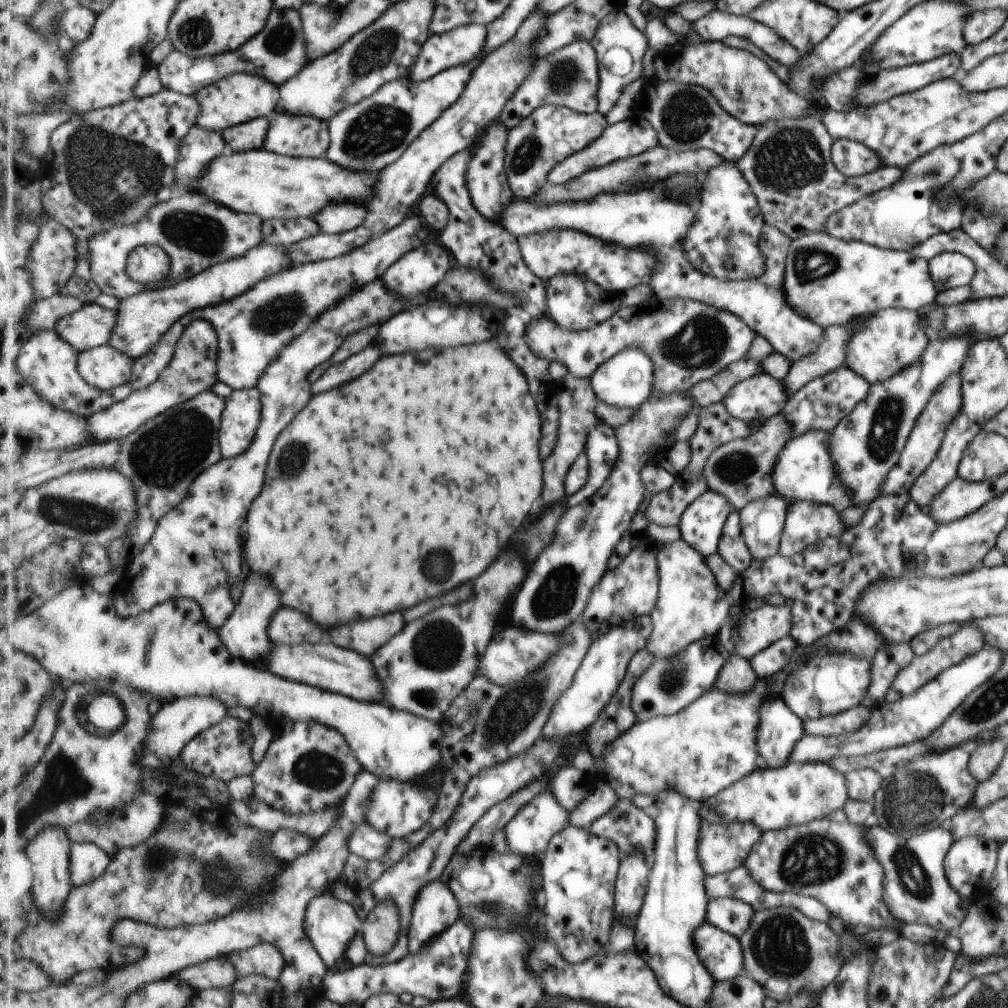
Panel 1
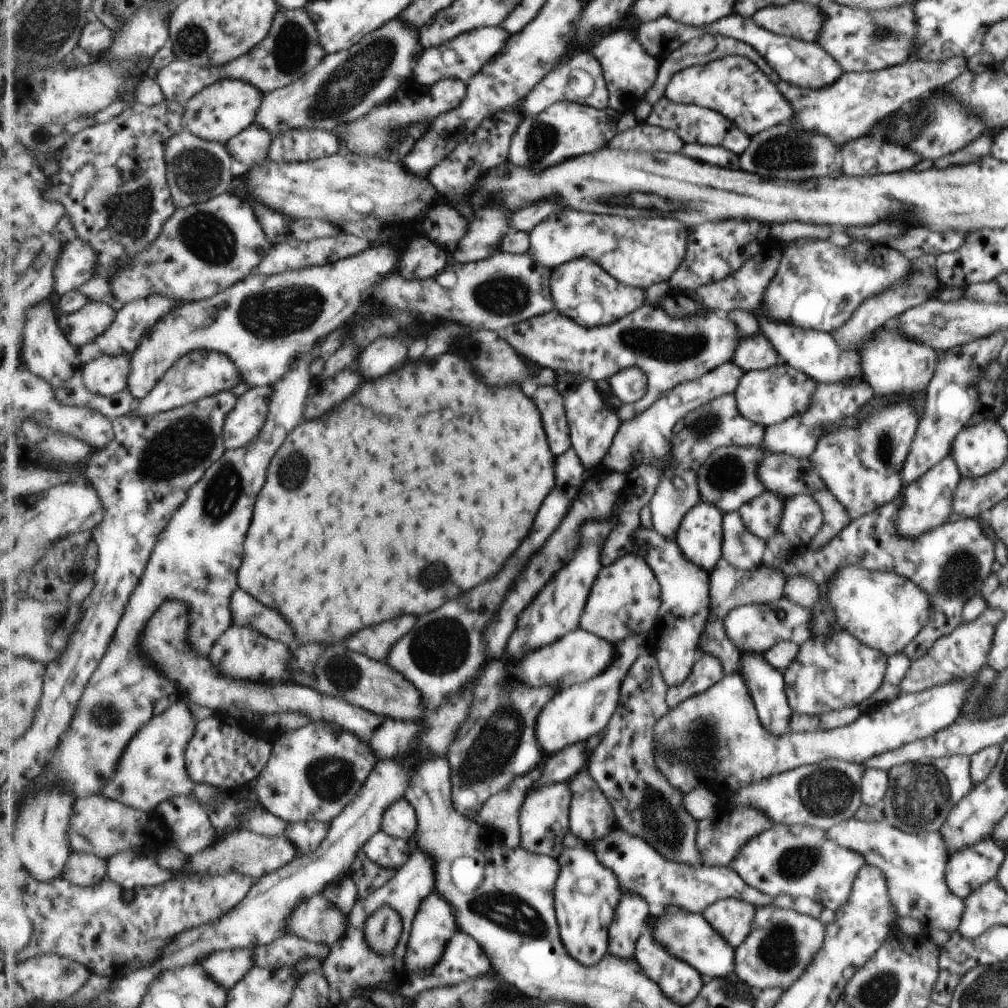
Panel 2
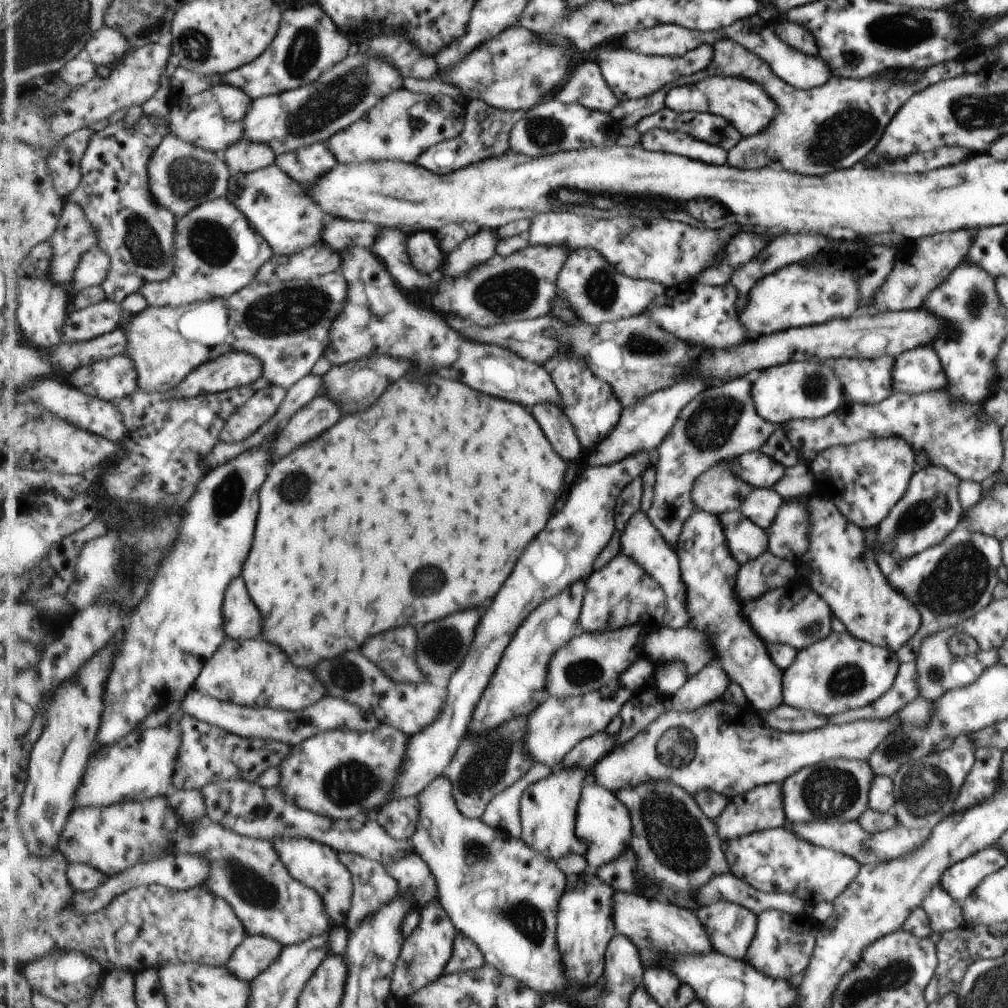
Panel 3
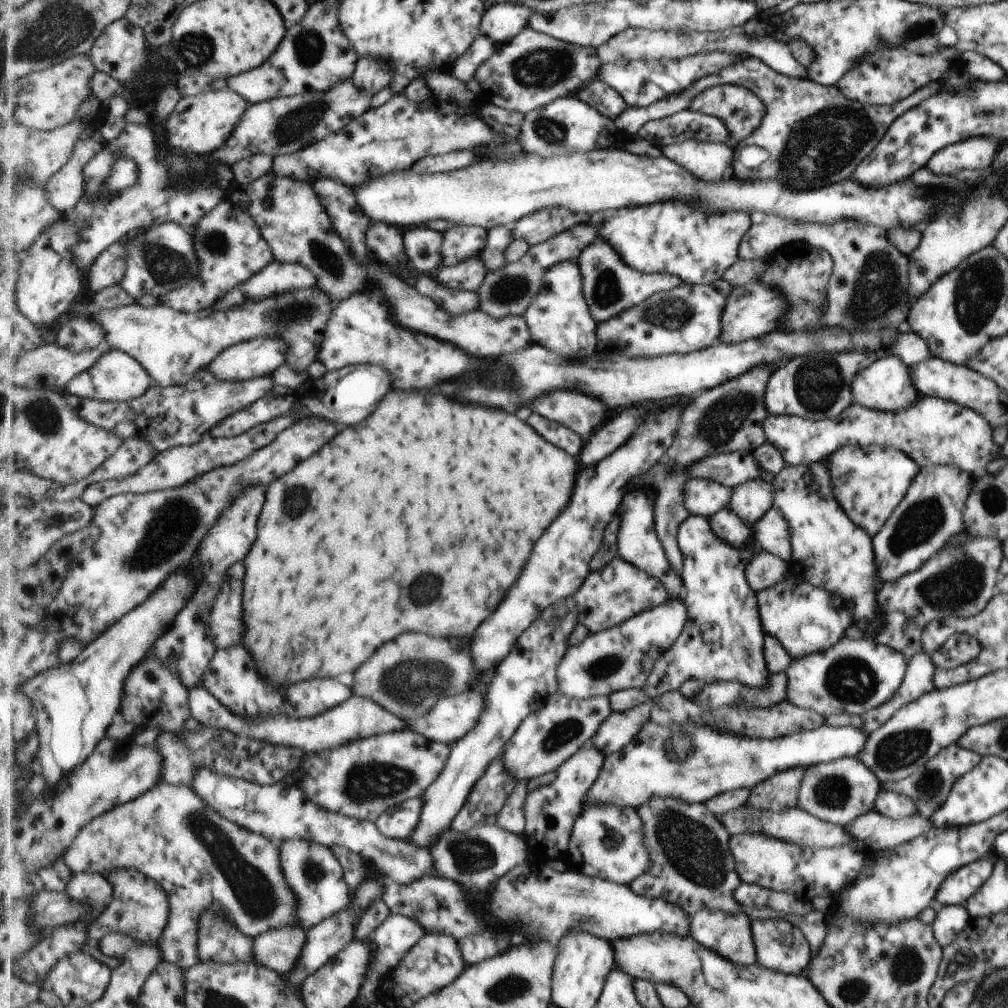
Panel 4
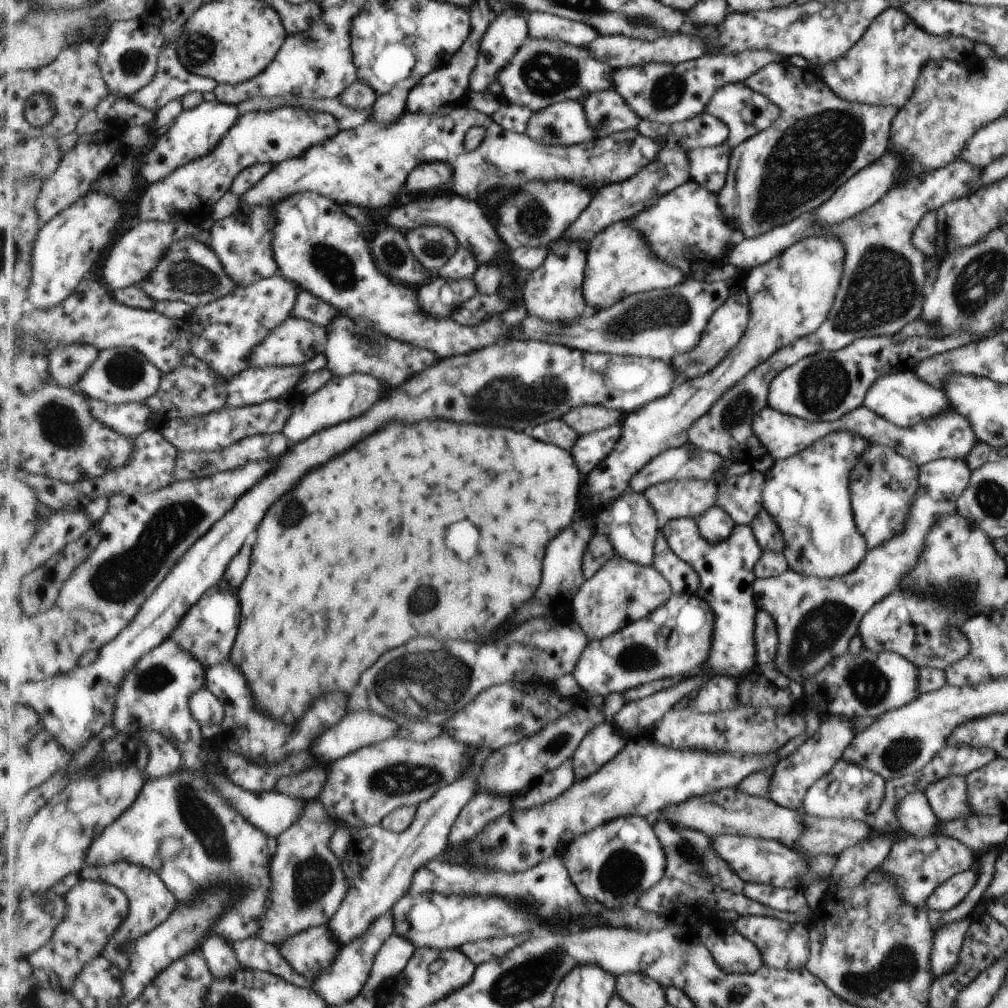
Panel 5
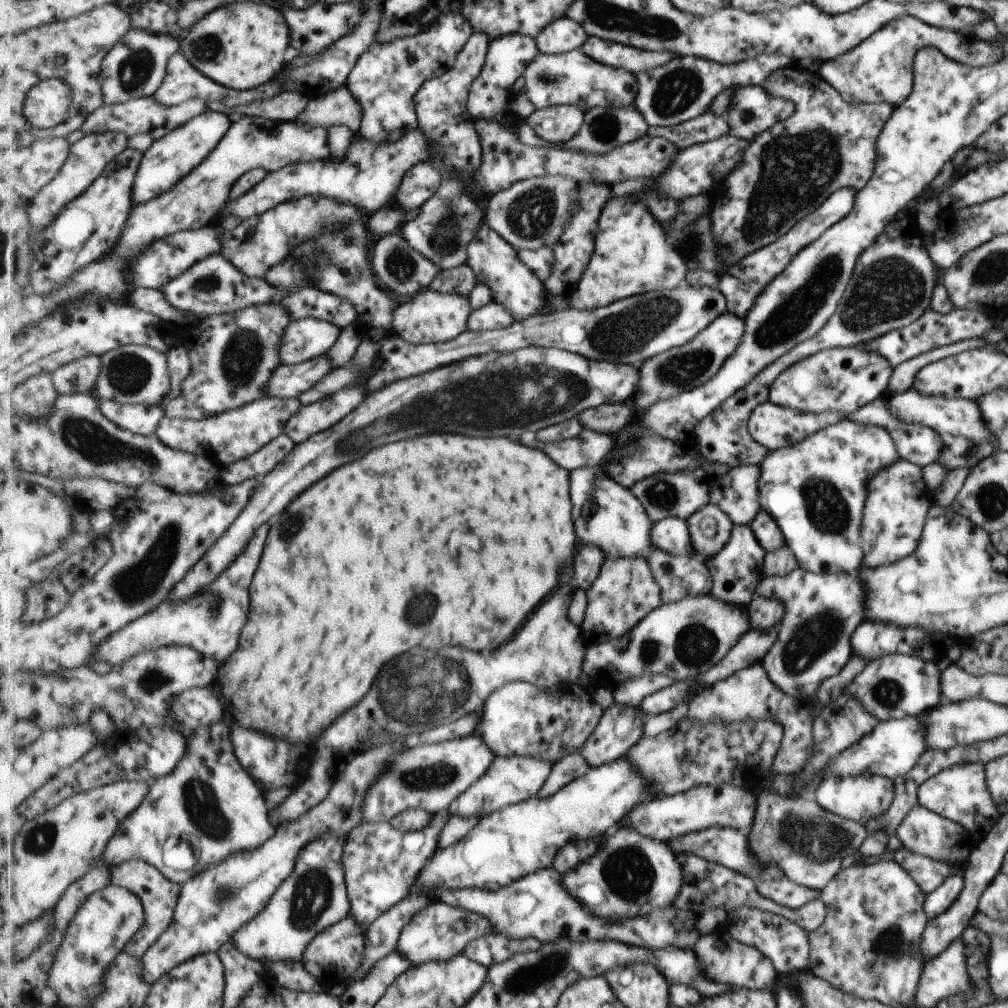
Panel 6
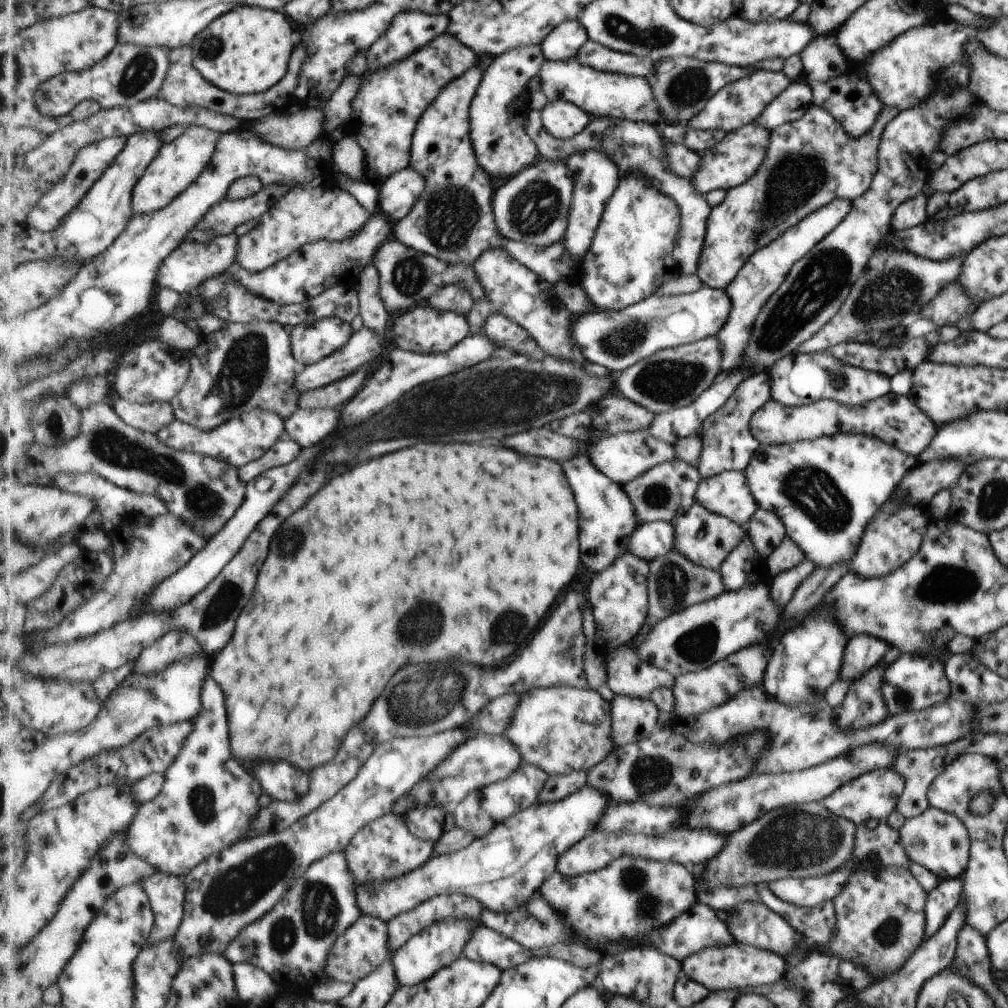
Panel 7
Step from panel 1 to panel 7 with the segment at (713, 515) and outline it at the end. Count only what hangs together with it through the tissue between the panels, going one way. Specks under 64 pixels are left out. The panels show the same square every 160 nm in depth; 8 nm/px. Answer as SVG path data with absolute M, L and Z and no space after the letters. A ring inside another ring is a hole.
M670 521L640 523L630 536L627 552L652 561L673 550L675 528ZM746 534L718 568L725 591L739 590L770 580L766 560L759 556Z

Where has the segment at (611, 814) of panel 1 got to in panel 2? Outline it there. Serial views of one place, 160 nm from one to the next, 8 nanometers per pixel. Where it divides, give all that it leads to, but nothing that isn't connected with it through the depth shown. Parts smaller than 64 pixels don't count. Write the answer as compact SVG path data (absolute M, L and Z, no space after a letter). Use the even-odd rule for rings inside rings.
M617 824L605 839L594 843L593 850L603 864L617 872L622 892L635 892L635 895L643 896L655 916L661 916L667 906L700 913L707 905L711 906L721 899L737 899L757 904L758 907L771 905L773 900L769 895L749 886L735 870L727 866L693 866L665 860L648 841Z

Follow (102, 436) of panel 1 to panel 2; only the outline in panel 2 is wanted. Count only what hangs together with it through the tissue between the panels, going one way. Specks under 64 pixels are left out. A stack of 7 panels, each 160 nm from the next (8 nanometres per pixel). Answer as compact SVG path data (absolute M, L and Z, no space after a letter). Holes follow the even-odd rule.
M195 351L179 359L163 380L157 383L154 391L148 397L137 401L135 412L144 417L152 417L177 407L183 407L206 396L230 391L231 388L239 386L241 382L241 371L229 356L215 351Z

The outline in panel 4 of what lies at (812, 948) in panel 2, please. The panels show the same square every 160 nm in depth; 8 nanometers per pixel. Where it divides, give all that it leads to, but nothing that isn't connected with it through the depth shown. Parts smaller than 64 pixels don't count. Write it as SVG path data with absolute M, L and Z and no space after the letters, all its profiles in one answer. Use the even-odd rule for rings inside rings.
M758 915L752 920L756 962L775 972L803 973L811 957L803 933L787 921Z

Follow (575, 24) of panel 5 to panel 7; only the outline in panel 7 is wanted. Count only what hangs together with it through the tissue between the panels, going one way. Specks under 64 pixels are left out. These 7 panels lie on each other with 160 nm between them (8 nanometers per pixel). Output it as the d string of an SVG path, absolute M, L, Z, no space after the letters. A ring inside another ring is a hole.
M575 19L560 24L551 34L547 35L541 46L547 60L568 61L578 56L581 47L589 39L588 29L581 21Z

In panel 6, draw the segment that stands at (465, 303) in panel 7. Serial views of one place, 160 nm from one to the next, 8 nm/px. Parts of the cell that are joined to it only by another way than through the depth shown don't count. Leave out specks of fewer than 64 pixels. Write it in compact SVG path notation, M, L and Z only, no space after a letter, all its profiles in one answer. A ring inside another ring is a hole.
M468 265L441 270L431 288L443 294L459 293L468 297L478 285L475 271Z

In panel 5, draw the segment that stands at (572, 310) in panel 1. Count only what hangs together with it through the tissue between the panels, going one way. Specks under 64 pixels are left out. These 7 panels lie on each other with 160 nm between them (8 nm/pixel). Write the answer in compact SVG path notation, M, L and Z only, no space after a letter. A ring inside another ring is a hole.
M614 222L589 242L584 295L591 311L612 307L634 294L679 286L685 279L680 269L656 255L646 236L630 222Z

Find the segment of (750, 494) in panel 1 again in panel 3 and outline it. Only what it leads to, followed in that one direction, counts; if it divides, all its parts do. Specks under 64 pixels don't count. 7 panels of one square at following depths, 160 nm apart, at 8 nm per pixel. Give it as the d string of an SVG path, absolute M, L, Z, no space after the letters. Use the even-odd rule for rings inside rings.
M723 460L699 476L691 497L696 509L720 516L725 511L735 511L751 490L728 468L728 460Z

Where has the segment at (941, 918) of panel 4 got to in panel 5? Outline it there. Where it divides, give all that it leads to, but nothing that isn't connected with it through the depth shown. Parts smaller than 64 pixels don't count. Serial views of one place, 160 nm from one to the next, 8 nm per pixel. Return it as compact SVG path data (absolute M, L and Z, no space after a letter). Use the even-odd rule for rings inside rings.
M965 918L936 930L930 960L932 980L950 973L959 962L960 948L968 932L969 922L971 918Z

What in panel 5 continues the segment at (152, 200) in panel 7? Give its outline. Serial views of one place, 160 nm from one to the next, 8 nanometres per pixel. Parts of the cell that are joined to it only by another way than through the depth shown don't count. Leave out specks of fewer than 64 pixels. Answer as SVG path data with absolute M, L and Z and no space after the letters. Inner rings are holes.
M219 100L205 102L198 107L185 109L173 120L166 134L157 140L156 144L142 154L139 164L139 174L149 182L150 186L165 180L179 167L202 159L210 152L215 151L225 135L232 130L232 126L240 119L238 105L228 105Z

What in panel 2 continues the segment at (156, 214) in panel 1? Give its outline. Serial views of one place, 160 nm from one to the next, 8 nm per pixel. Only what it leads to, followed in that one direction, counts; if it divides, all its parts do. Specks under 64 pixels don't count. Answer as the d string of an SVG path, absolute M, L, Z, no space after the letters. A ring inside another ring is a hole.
M226 192L210 198L207 202L178 208L164 224L163 232L149 249L128 259L127 263L118 263L118 270L112 278L112 289L116 298L125 305L155 295L169 297L179 303L208 299L247 279L274 246L252 204L233 192Z

